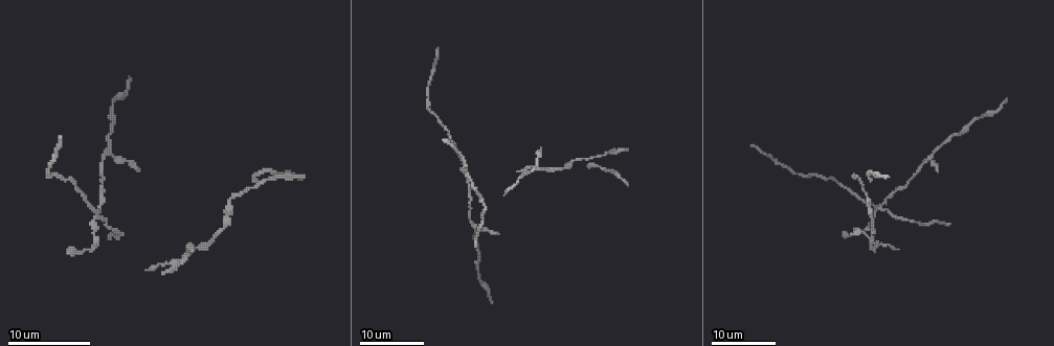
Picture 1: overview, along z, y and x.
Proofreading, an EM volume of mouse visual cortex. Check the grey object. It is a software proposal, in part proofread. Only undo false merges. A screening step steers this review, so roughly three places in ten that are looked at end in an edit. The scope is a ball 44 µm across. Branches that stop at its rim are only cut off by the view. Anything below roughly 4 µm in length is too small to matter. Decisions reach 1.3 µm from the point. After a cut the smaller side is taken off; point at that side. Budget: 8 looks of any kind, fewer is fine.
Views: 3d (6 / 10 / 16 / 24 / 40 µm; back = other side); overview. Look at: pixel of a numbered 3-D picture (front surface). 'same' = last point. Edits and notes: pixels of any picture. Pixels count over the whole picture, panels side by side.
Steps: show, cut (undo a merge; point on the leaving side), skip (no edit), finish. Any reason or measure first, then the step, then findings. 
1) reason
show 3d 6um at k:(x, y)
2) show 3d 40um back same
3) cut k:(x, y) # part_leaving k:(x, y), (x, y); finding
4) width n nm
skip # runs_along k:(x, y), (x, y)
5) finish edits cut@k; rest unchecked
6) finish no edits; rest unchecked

show 3d 16um at 1:(96, 215)

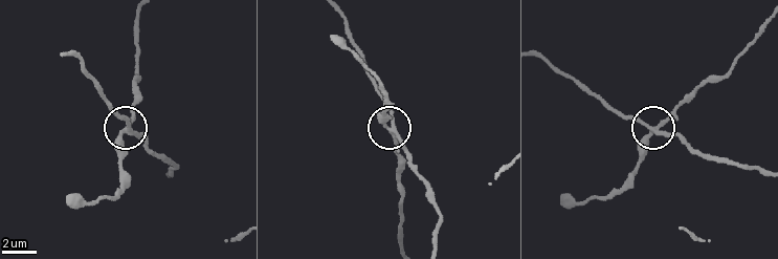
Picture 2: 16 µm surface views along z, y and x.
show 3d 10um at 2:(126, 127)

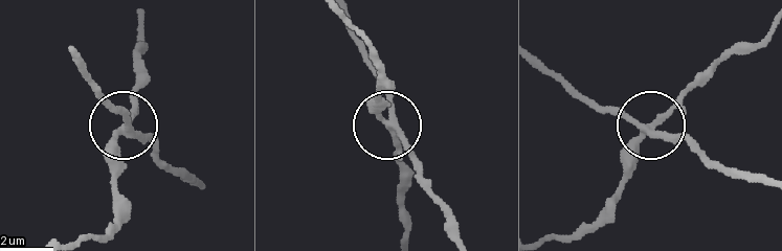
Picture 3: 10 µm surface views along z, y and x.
cut 3:(150, 137) # part_leaving 3:(128, 129), (83, 77), (79, 62); a second cell is stuck on

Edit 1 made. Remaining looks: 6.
arms part here
show 3d 24um at 1:(590, 157)

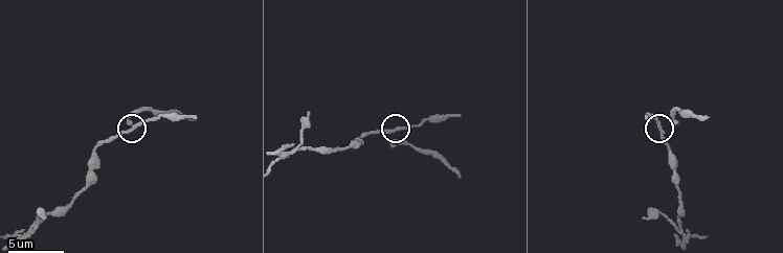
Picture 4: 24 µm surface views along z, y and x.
show 3d 6um at 4:(135, 126)

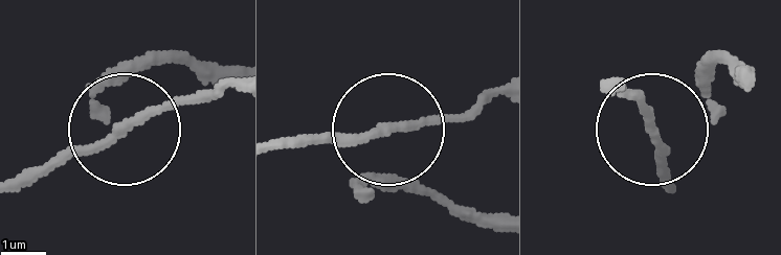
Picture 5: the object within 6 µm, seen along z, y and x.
width 160 nm
skip # runs_along 5:(9, 194), (220, 86); one cell here

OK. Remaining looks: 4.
sudden change in width
show 3d 10um at 4:(96, 154)

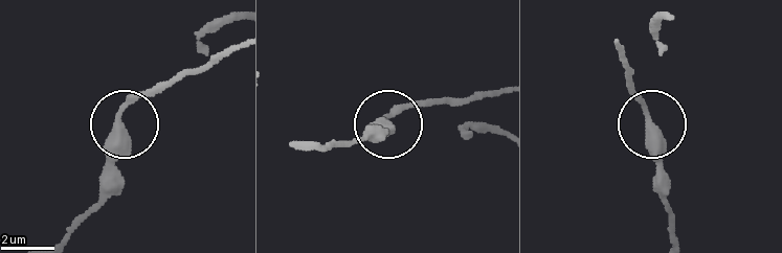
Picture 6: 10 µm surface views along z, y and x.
cut 6:(110, 143) # part_leaving 6:(121, 107), (106, 192), (67, 233); a second cell is stuck on

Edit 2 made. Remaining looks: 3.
redraw
show overview

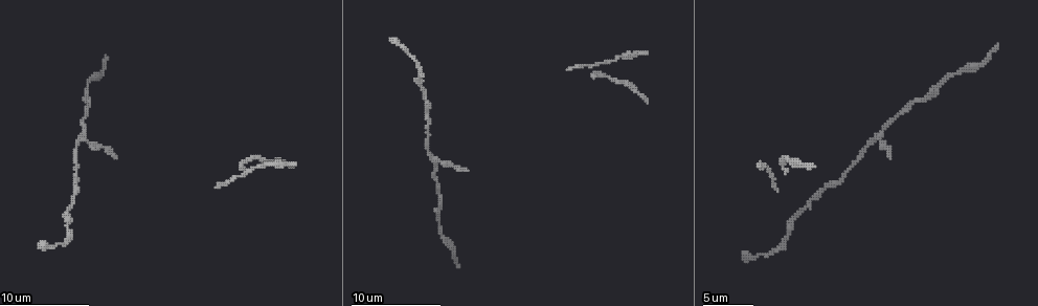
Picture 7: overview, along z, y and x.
three arms meet
show 3d 16um at 7:(879, 135)

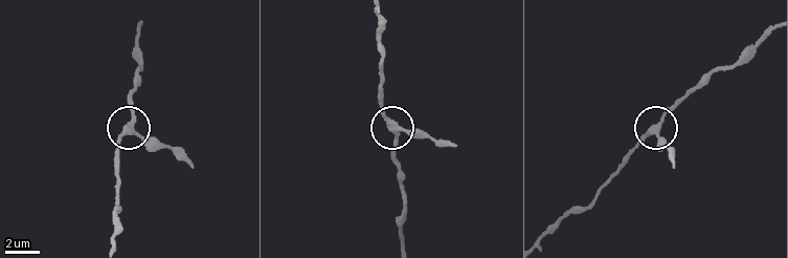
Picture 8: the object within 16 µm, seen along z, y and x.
side_arm 17 um
skip # runs_along 8:(113, 239), (117, 150), (131, 116), (131, 92); one cell here

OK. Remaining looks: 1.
finish edits cut@3, cut@6; rest unchecked

